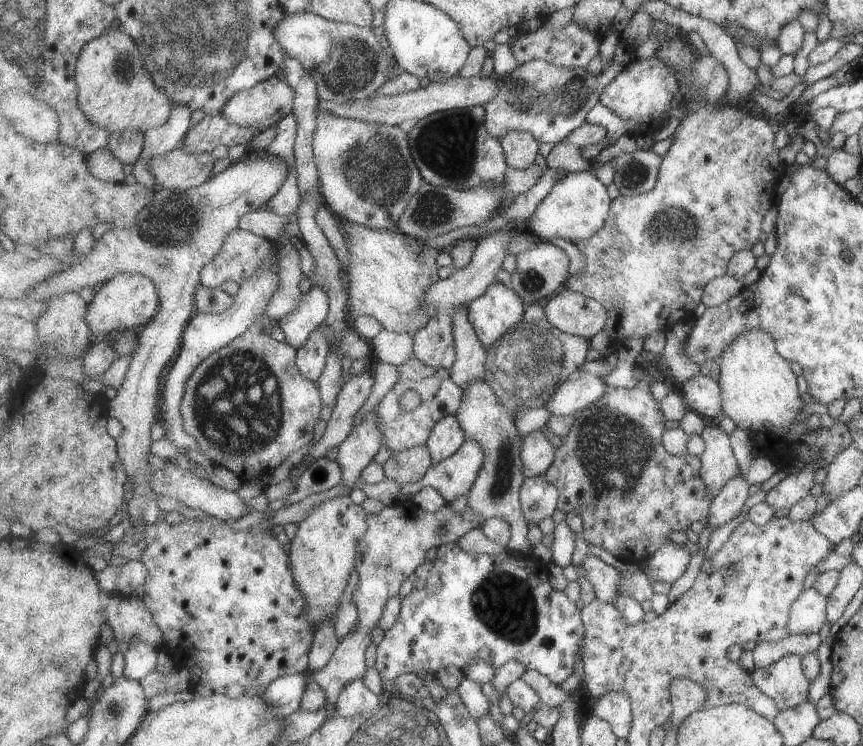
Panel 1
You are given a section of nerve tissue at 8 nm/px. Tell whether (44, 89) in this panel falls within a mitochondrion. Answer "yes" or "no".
no

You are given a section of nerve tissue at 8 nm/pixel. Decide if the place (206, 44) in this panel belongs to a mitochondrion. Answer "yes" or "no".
yes

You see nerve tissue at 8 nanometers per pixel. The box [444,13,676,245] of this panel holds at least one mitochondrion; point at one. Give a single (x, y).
(564, 100)

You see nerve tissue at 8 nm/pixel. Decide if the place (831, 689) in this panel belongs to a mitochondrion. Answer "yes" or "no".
no

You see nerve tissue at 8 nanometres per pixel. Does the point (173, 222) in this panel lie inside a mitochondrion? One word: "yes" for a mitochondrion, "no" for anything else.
yes

